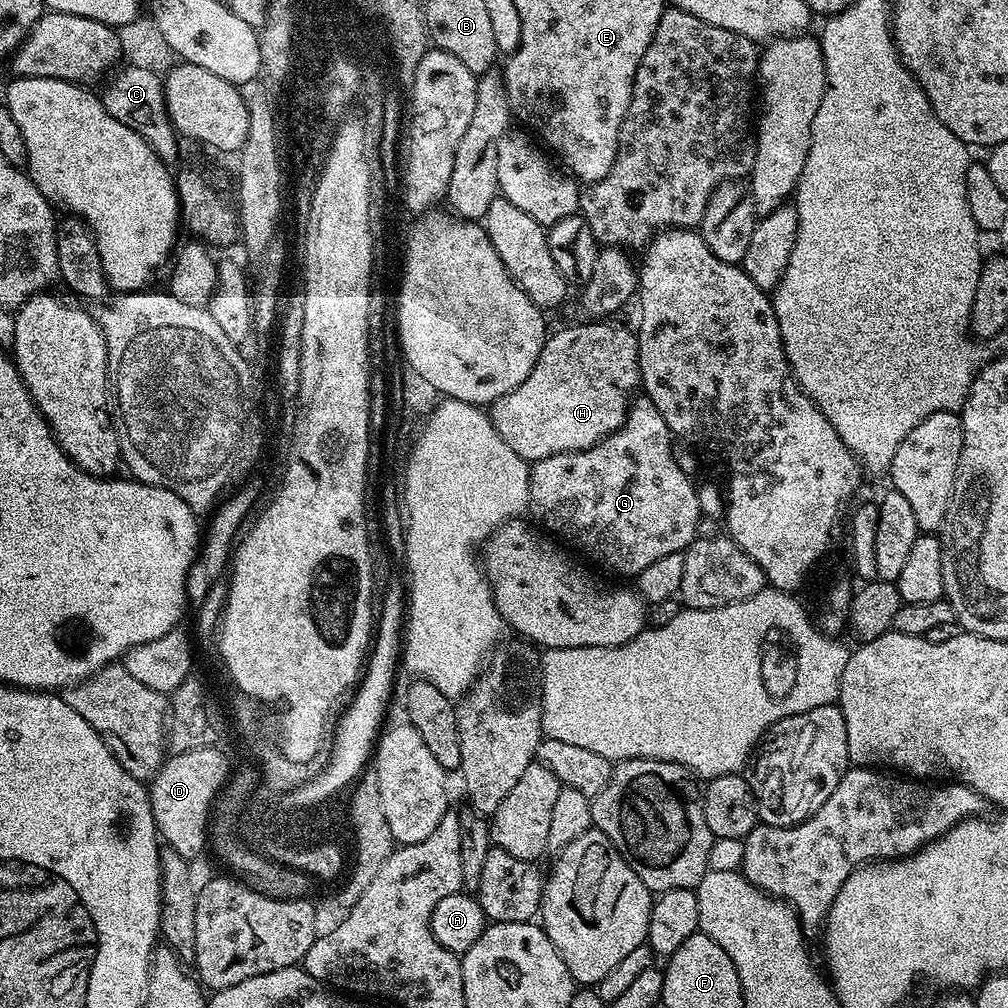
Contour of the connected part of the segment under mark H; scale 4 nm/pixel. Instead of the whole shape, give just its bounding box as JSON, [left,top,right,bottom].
[490,322,641,462]

